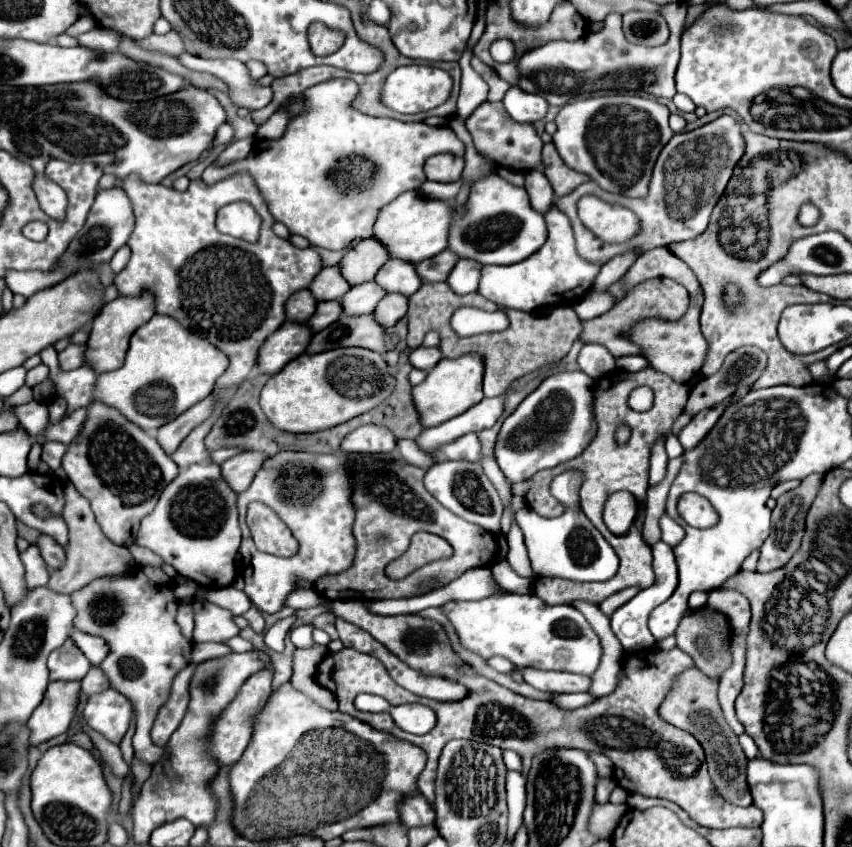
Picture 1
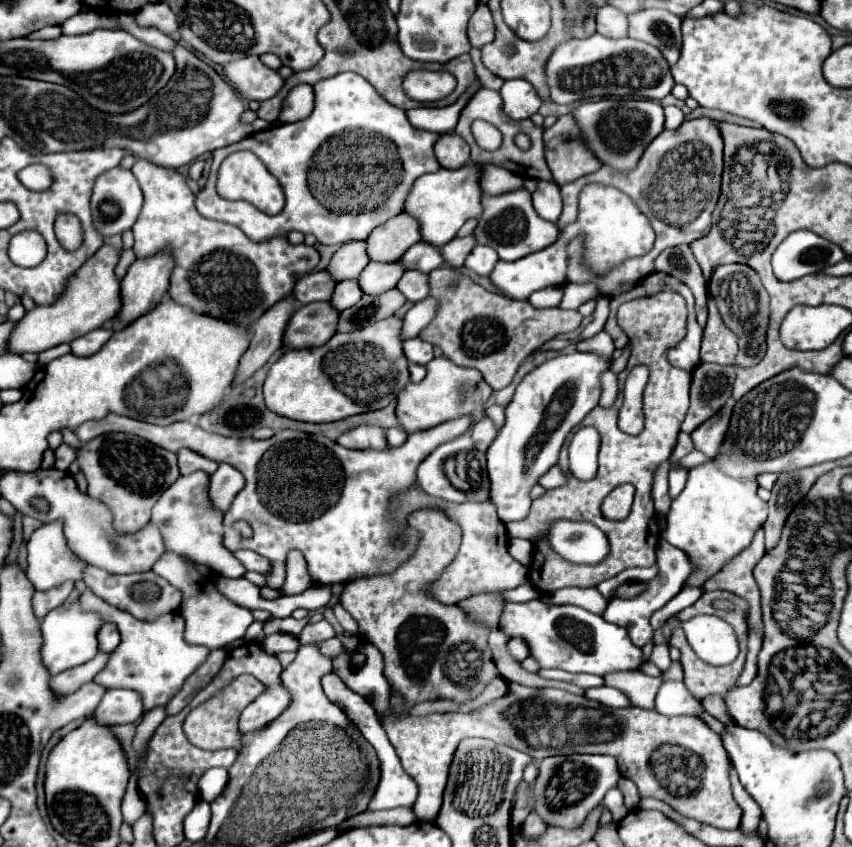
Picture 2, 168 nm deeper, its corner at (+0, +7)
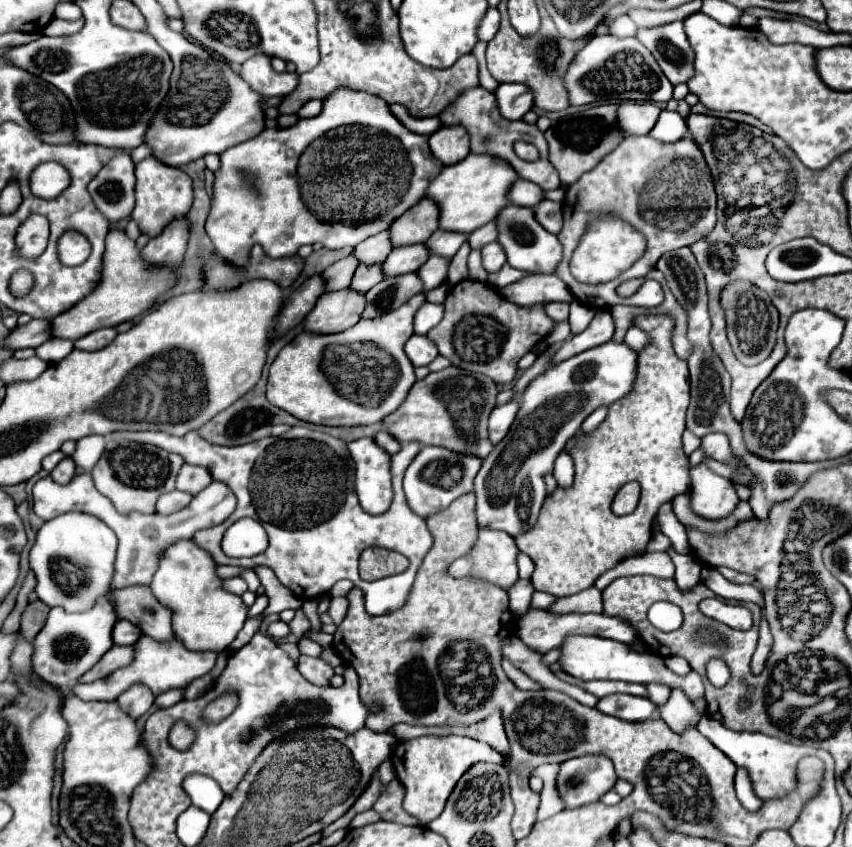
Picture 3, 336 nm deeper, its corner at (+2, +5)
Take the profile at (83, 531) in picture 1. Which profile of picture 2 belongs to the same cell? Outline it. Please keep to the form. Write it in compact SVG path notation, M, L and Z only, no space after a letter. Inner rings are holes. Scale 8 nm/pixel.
M64 583L56 589L50 589L50 591L36 591L34 597L32 597L34 615L42 621L52 609L60 607L66 601L66 597L70 595L72 589L74 589L74 583Z

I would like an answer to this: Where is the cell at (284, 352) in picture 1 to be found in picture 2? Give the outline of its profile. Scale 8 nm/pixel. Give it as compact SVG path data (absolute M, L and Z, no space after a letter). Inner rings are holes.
M330 301L308 303L298 307L298 311L288 323L284 345L290 349L324 345L336 333L338 317L340 311L336 311Z

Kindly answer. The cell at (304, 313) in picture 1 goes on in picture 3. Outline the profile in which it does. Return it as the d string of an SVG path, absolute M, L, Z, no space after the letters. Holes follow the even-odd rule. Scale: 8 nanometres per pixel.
M344 257L340 261L336 261L334 265L330 265L324 273L322 273L322 279L324 279L324 285L326 285L326 291L340 291L340 289L346 289L352 281L352 275L356 271L358 263L354 257Z

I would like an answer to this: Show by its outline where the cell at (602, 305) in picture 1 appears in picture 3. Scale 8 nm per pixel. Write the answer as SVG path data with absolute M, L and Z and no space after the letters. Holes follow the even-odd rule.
M574 299L570 303L570 317L568 317L570 327L572 327L572 333L582 333L590 325L590 321L594 319L594 315L596 315L596 309L594 307L588 307L588 305L578 303Z

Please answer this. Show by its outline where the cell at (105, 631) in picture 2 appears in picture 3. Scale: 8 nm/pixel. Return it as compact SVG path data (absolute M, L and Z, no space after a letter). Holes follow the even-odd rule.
M118 621L112 631L112 641L114 641L114 645L134 645L136 637L140 637L140 633L142 631L136 625L132 625L130 621Z

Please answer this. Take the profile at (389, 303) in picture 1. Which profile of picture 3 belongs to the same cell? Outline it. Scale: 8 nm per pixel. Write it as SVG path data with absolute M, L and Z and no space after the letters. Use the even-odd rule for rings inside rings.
M436 255L430 257L430 259L416 271L416 275L420 277L420 281L422 281L422 285L424 285L422 293L426 295L428 291L432 291L432 289L436 289L438 285L446 283L446 271L448 271L448 261L440 259L440 257L436 257Z

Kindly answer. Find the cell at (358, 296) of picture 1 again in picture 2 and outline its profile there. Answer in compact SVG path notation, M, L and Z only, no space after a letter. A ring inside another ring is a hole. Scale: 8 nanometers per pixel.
M370 261L368 267L360 273L358 283L360 283L360 287L362 287L364 293L380 295L380 293L396 287L404 271L406 269L402 269L400 261L394 261L394 263Z

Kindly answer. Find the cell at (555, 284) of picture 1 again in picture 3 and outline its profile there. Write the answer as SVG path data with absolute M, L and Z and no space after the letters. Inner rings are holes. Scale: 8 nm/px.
M506 263L500 271L488 275L488 285L492 285L494 289L502 289L502 287L506 287L506 285L510 285L510 283L516 283L516 281L524 279L526 275L528 275L526 271L514 269L514 267L510 267L510 265Z

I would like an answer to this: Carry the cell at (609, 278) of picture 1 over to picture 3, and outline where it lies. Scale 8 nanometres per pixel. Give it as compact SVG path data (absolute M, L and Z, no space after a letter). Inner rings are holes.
M548 303L544 305L544 311L550 315L554 321L564 321L568 319L568 303Z

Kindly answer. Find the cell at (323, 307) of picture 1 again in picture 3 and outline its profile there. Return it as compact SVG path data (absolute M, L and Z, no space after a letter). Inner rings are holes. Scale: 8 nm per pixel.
M380 265L358 267L356 273L354 273L354 279L350 283L350 289L358 291L358 293L366 293L370 287L380 283L382 279L384 279L384 275L380 275Z

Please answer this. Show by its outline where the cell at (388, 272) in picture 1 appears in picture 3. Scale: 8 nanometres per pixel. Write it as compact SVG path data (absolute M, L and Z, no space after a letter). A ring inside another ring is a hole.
M436 231L424 245L428 247L430 255L438 255L442 259L452 259L460 245L468 239L468 235L456 235L448 231Z

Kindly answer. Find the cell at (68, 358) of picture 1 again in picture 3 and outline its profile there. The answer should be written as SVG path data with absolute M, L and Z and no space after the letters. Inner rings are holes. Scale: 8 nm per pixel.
M110 327L110 329L98 329L98 331L92 331L84 337L80 337L78 341L74 341L74 347L80 349L80 351L98 351L102 347L106 347L108 343L112 343L112 339L116 337L116 329Z

